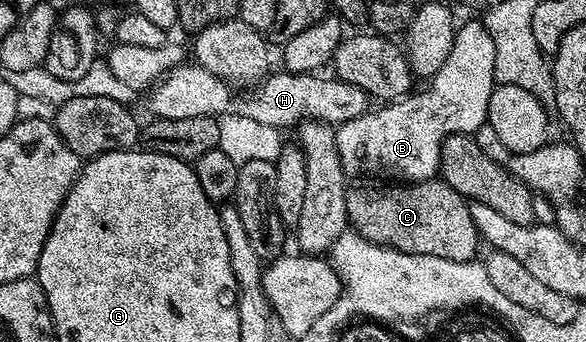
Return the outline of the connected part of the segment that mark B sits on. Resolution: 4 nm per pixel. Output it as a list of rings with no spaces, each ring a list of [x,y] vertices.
[[[481,20],[470,21],[467,25],[459,24],[454,35],[454,46],[444,59],[444,67],[429,78],[423,93],[417,91],[385,106],[386,117],[378,117],[374,125],[358,123],[354,129],[354,153],[343,152],[342,168],[347,174],[354,173],[387,173],[390,179],[405,179],[407,182],[428,181],[439,176],[442,167],[442,145],[452,133],[472,135],[479,127],[487,124],[488,103],[492,91],[496,88],[494,67],[496,65],[495,48],[492,37],[488,35]]]

